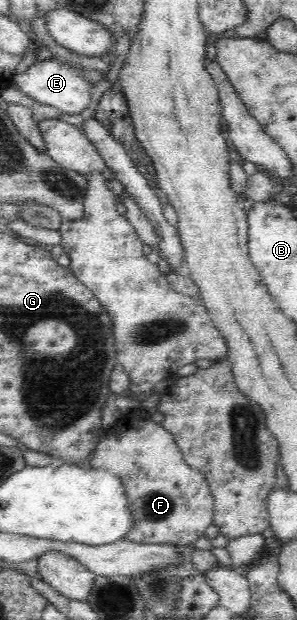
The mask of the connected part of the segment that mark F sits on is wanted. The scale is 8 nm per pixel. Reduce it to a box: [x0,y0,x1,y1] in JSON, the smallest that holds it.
[88,406,214,545]

